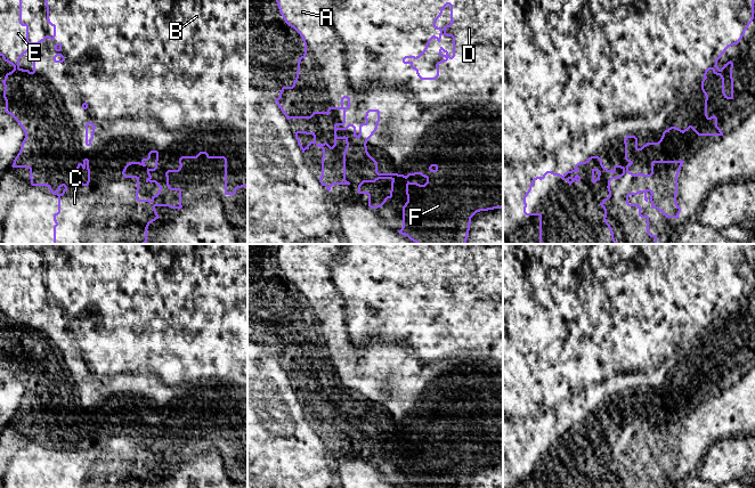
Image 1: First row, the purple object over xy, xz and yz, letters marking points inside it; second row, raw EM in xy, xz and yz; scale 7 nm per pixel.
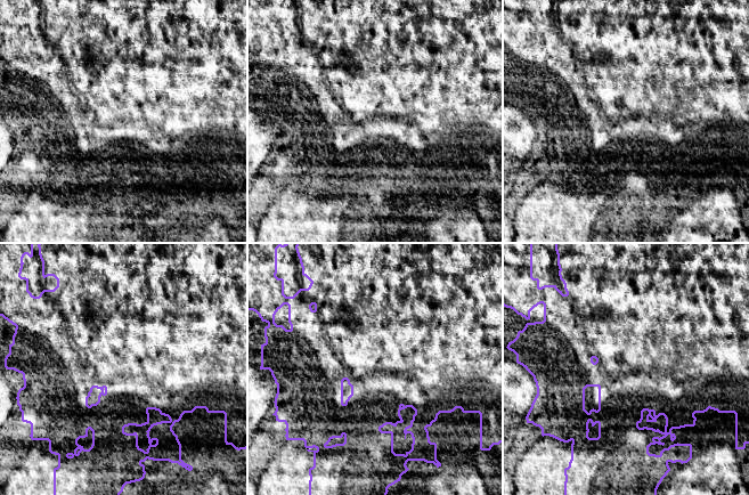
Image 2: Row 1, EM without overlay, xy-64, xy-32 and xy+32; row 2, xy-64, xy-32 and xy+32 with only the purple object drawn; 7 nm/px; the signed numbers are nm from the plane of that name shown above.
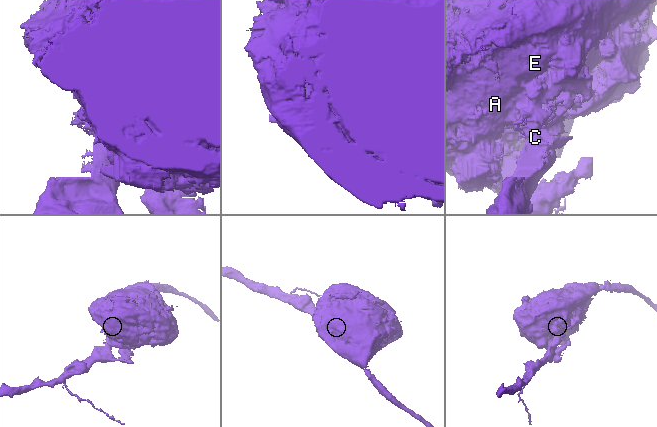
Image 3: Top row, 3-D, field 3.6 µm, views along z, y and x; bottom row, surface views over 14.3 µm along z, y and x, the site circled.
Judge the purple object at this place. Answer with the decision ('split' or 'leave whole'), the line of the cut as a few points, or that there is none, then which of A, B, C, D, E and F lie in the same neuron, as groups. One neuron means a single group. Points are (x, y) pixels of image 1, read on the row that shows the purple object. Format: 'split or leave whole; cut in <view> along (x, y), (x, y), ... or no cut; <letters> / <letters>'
split; cut in yz along (626, 136), (598, 139), (615, 129), (598, 125), (585, 162); A B D E F / C

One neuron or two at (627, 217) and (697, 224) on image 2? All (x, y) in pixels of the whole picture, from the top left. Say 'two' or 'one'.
two

